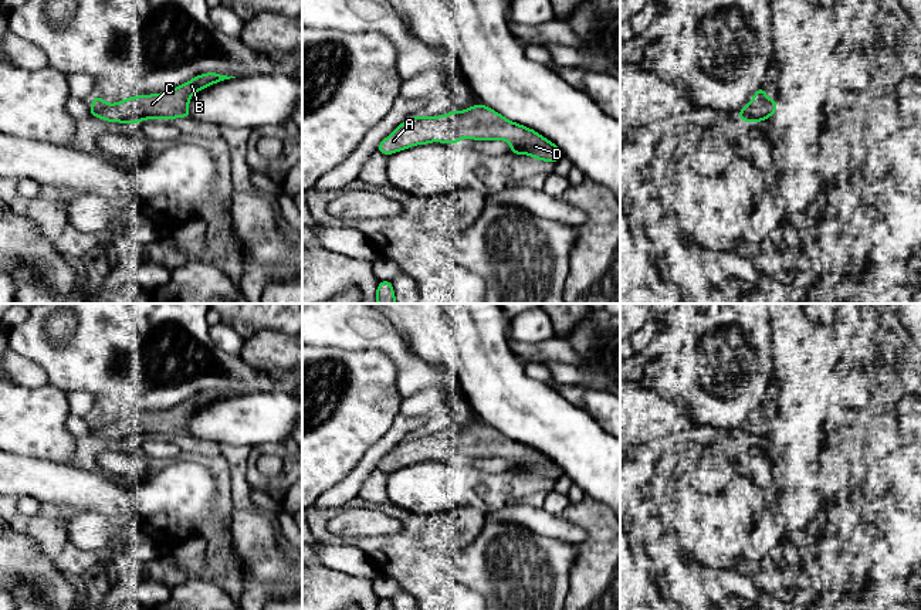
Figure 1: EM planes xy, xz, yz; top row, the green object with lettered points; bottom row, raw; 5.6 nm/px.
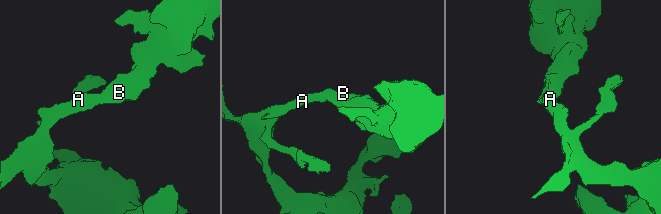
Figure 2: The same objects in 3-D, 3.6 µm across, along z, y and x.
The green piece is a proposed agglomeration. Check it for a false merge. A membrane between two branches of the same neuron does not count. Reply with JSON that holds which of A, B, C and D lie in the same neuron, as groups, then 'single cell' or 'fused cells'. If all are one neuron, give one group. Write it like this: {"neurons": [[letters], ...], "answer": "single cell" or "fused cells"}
{"neurons": [["A", "B", "C", "D"]], "answer": "single cell"}

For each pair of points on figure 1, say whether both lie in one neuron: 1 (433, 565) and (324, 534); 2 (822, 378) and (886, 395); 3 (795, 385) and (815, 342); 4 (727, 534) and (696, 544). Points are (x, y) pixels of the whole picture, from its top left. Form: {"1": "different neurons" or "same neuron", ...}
{"1": "same neuron", "2": "different neurons", "3": "same neuron", "4": "same neuron"}

